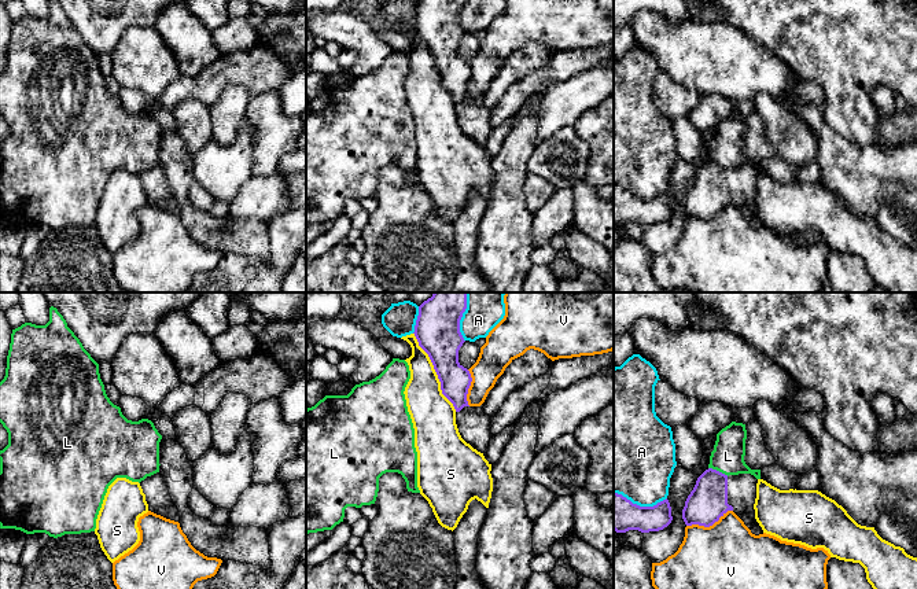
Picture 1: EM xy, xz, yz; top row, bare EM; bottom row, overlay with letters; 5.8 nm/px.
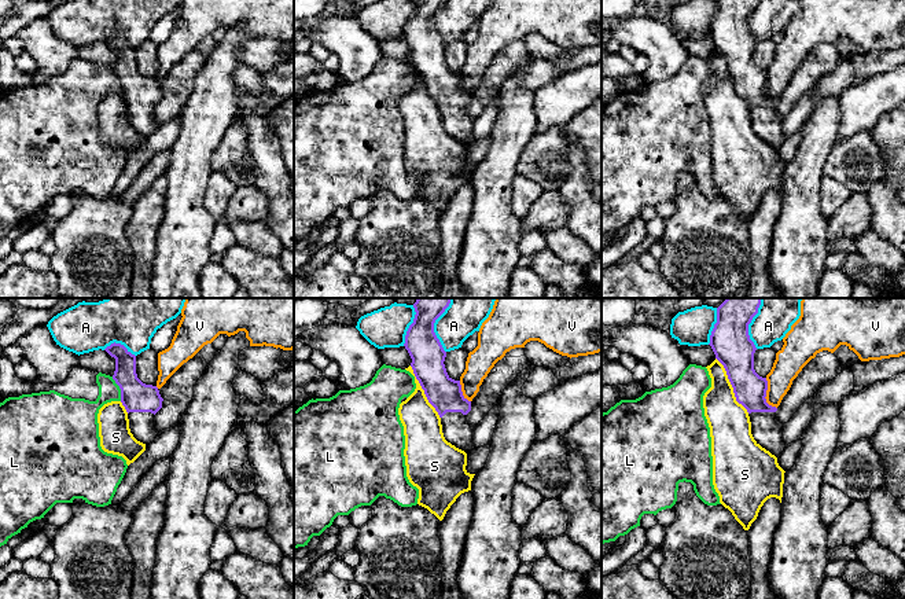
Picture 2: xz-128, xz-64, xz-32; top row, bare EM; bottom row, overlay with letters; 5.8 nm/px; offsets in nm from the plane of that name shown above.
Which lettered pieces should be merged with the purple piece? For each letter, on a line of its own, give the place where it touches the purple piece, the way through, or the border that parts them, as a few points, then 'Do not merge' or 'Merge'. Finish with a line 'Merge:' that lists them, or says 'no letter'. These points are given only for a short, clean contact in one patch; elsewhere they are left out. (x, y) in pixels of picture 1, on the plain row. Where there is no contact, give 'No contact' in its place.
A: Touches purple at yz (639, 198). Do not merge
L: Touches purple at yz (718, 164). Boundary: yz (709, 159), (728, 168). Do not merge
S: Touches purple at xz (435, 63). Do not merge
V: Touches purple at yz (709, 218). Boundary: yz (732, 202), (728, 202), (709, 218), (687, 218). Do not merge
Merge: no letter

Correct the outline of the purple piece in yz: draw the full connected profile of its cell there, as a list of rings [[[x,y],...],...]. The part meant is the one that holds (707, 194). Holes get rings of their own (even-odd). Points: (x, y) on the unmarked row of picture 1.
[[[706,162],[685,194],[682,211],[686,218],[712,218],[728,203],[733,203],[752,227],[763,227],[755,211],[758,172],[751,166],[725,168]]]

